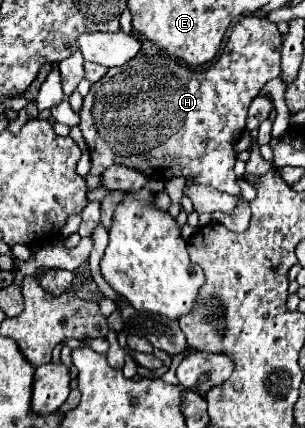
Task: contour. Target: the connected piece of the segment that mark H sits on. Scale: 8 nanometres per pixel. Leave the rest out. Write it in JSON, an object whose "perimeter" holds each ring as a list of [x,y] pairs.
{"perimeter":[[[242,16],[230,32],[222,56],[208,68],[192,68],[166,54],[138,54],[124,66],[110,68],[102,80],[92,84],[80,110],[80,130],[92,156],[92,170],[86,178],[88,188],[102,186],[100,176],[108,166],[124,164],[142,172],[146,178],[166,182],[176,176],[186,176],[192,182],[210,184],[226,194],[242,194],[238,176],[234,174],[234,144],[244,132],[250,102],[262,92],[268,80],[282,72],[278,48],[282,48],[282,36],[274,22],[266,16]]]}

